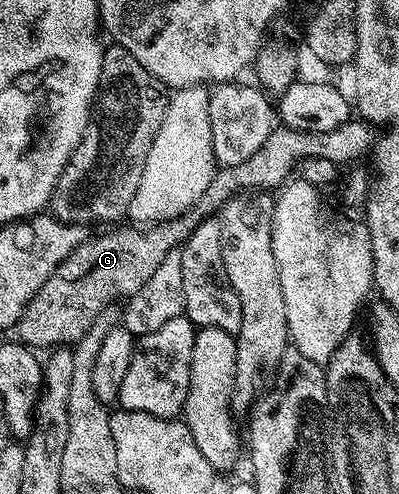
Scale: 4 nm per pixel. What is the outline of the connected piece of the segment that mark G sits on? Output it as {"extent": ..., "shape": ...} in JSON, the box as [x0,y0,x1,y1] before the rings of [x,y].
{"extent":[16,118,375,350],"shape":[[[352,118],[336,130],[323,132],[297,132],[295,128],[275,127],[259,152],[247,161],[230,168],[219,167],[212,182],[208,182],[208,190],[204,190],[193,209],[183,216],[147,228],[114,226],[103,231],[106,232],[103,236],[91,235],[76,250],[72,250],[72,254],[68,254],[68,258],[64,258],[64,262],[60,262],[60,266],[50,275],[48,282],[40,286],[32,302],[28,302],[16,325],[17,339],[31,350],[73,346],[105,308],[111,307],[112,302],[118,302],[114,300],[121,301],[134,296],[136,290],[140,290],[140,286],[152,278],[156,266],[160,266],[160,262],[164,262],[170,252],[181,249],[199,222],[207,216],[221,213],[222,207],[233,196],[251,190],[281,189],[306,159],[322,159],[338,166],[350,164],[361,156],[369,157],[375,139],[375,129],[361,118]]]}

